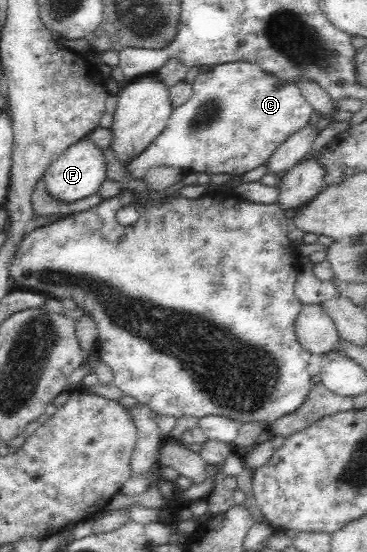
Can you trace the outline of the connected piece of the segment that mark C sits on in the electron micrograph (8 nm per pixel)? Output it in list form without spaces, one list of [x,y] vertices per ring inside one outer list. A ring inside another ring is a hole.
[[[244,61],[212,66],[210,71],[196,77],[193,87],[194,95],[175,107],[166,129],[153,139],[146,151],[122,162],[127,177],[144,181],[152,167],[178,167],[190,173],[206,171],[211,174],[234,173],[241,176],[264,165],[272,151],[278,149],[278,145],[282,145],[290,134],[308,125],[308,118],[313,112],[310,102],[302,96],[297,85],[282,82],[255,64]]]

